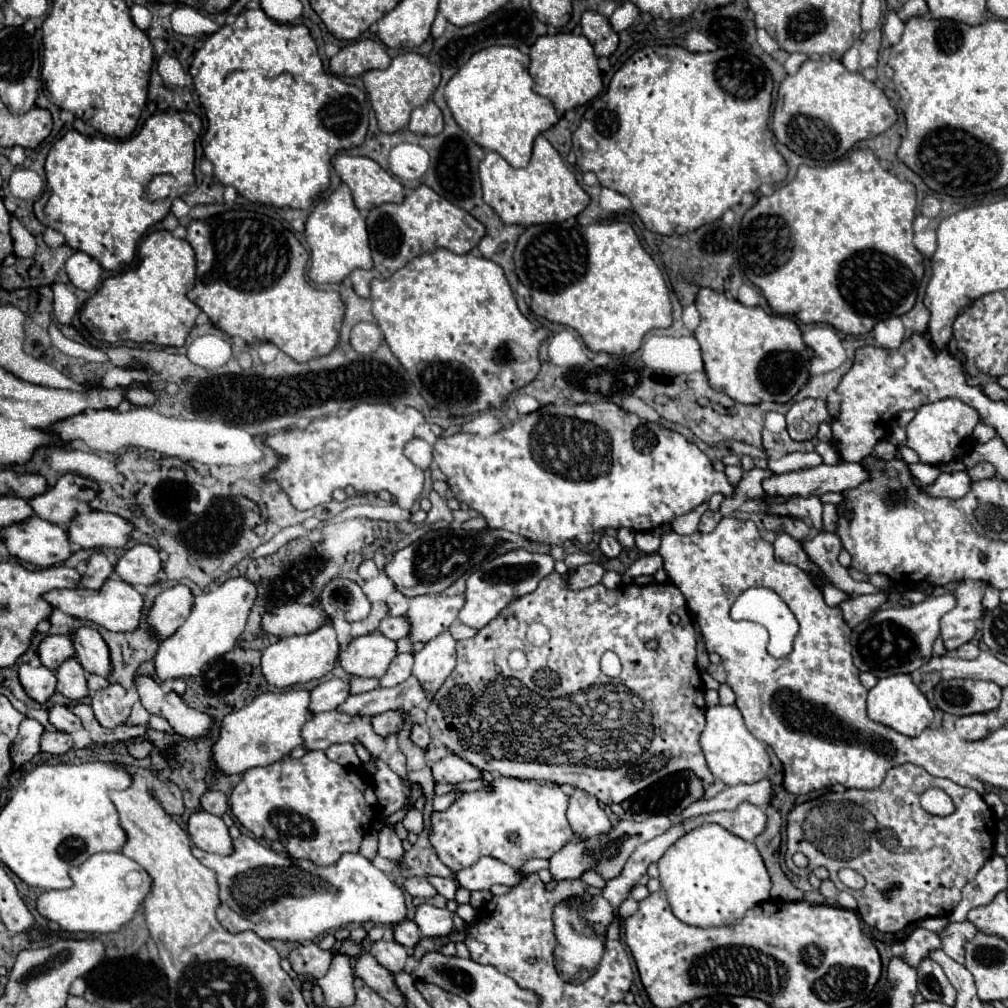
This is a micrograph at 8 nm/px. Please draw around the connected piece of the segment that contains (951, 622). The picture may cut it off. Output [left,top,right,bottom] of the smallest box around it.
[940,580,986,652]

